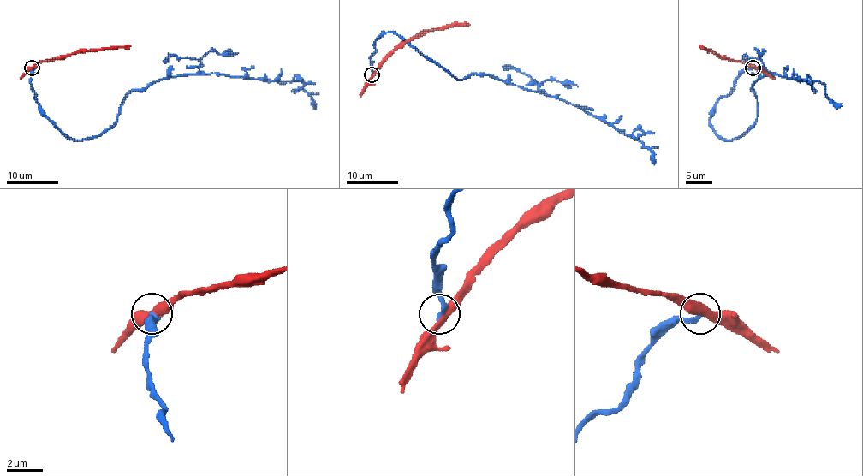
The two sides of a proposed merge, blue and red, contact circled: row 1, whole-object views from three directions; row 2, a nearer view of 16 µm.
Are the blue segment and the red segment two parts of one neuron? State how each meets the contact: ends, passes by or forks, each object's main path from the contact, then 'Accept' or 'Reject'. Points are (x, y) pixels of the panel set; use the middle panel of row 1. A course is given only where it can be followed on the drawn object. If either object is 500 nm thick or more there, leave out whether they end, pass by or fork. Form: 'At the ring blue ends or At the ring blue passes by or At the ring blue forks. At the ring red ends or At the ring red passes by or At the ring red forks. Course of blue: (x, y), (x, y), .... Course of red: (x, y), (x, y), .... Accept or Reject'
At the ring blue ends. At the ring red passes by. Course of blue: (371, 75), (375, 43), (395, 32), (456, 79), (484, 74), (579, 105), (639, 141), (654, 164). Course of red: (371, 75), (395, 49), (415, 38), (435, 30), (470, 25). Reject

